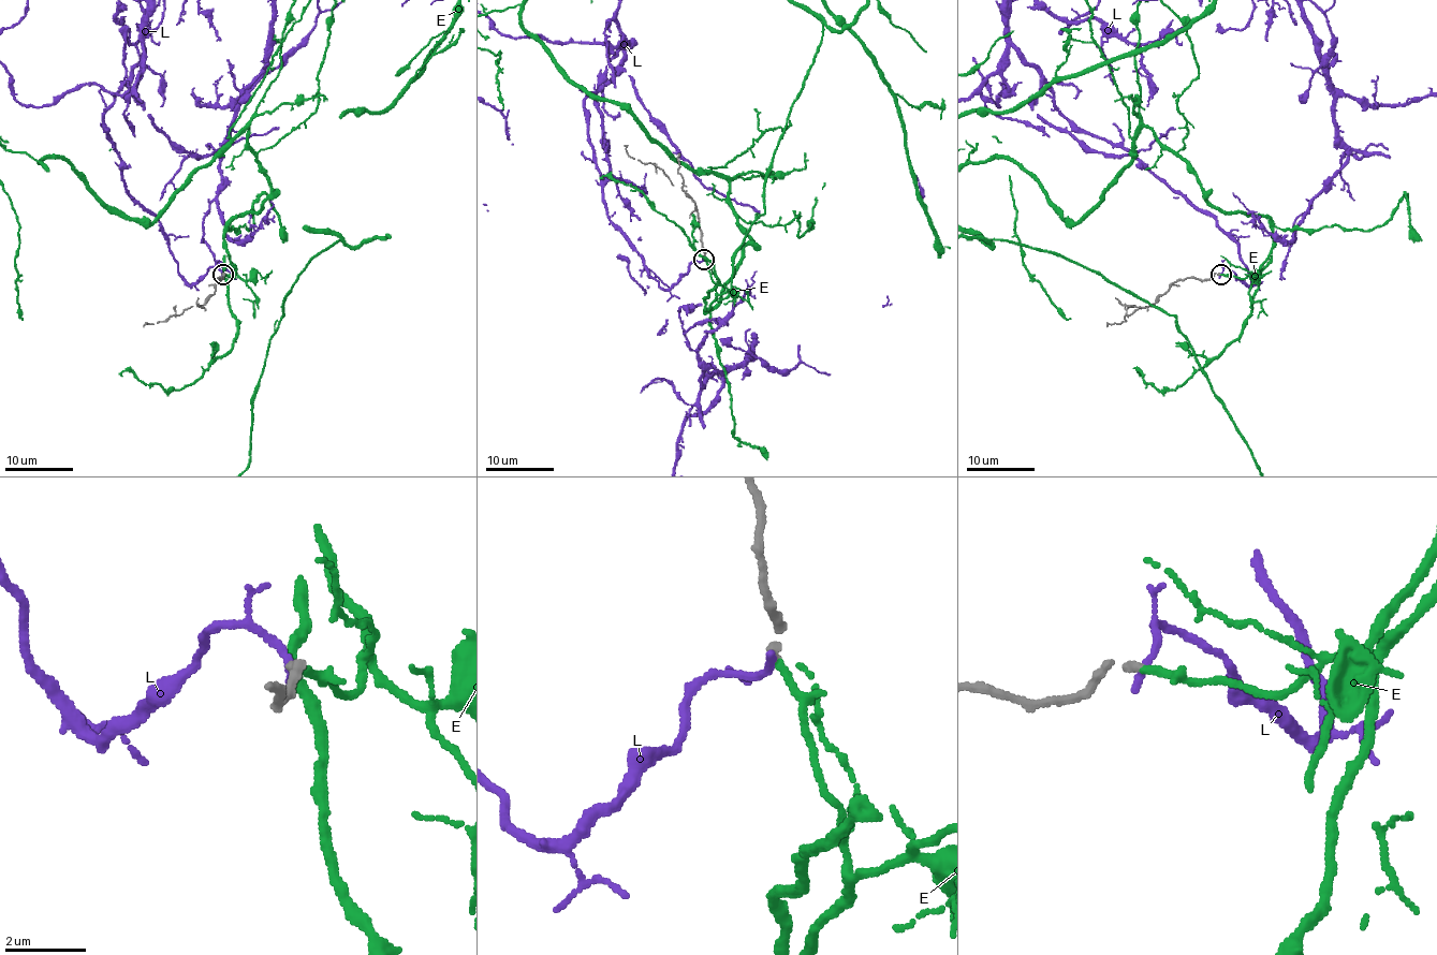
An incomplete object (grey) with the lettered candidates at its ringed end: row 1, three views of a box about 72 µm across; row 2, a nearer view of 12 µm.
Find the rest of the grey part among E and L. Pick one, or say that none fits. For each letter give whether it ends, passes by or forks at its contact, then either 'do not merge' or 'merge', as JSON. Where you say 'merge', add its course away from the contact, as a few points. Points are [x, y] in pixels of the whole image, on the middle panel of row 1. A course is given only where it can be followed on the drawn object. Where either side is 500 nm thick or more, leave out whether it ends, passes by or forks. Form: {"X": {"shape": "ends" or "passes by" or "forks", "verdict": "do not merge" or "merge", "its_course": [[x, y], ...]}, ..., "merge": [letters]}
{"E": {"shape": "ends", "verdict": "merge"}, "L": {"shape": "ends", "verdict": "do not merge"}, "merge": ["E"]}

